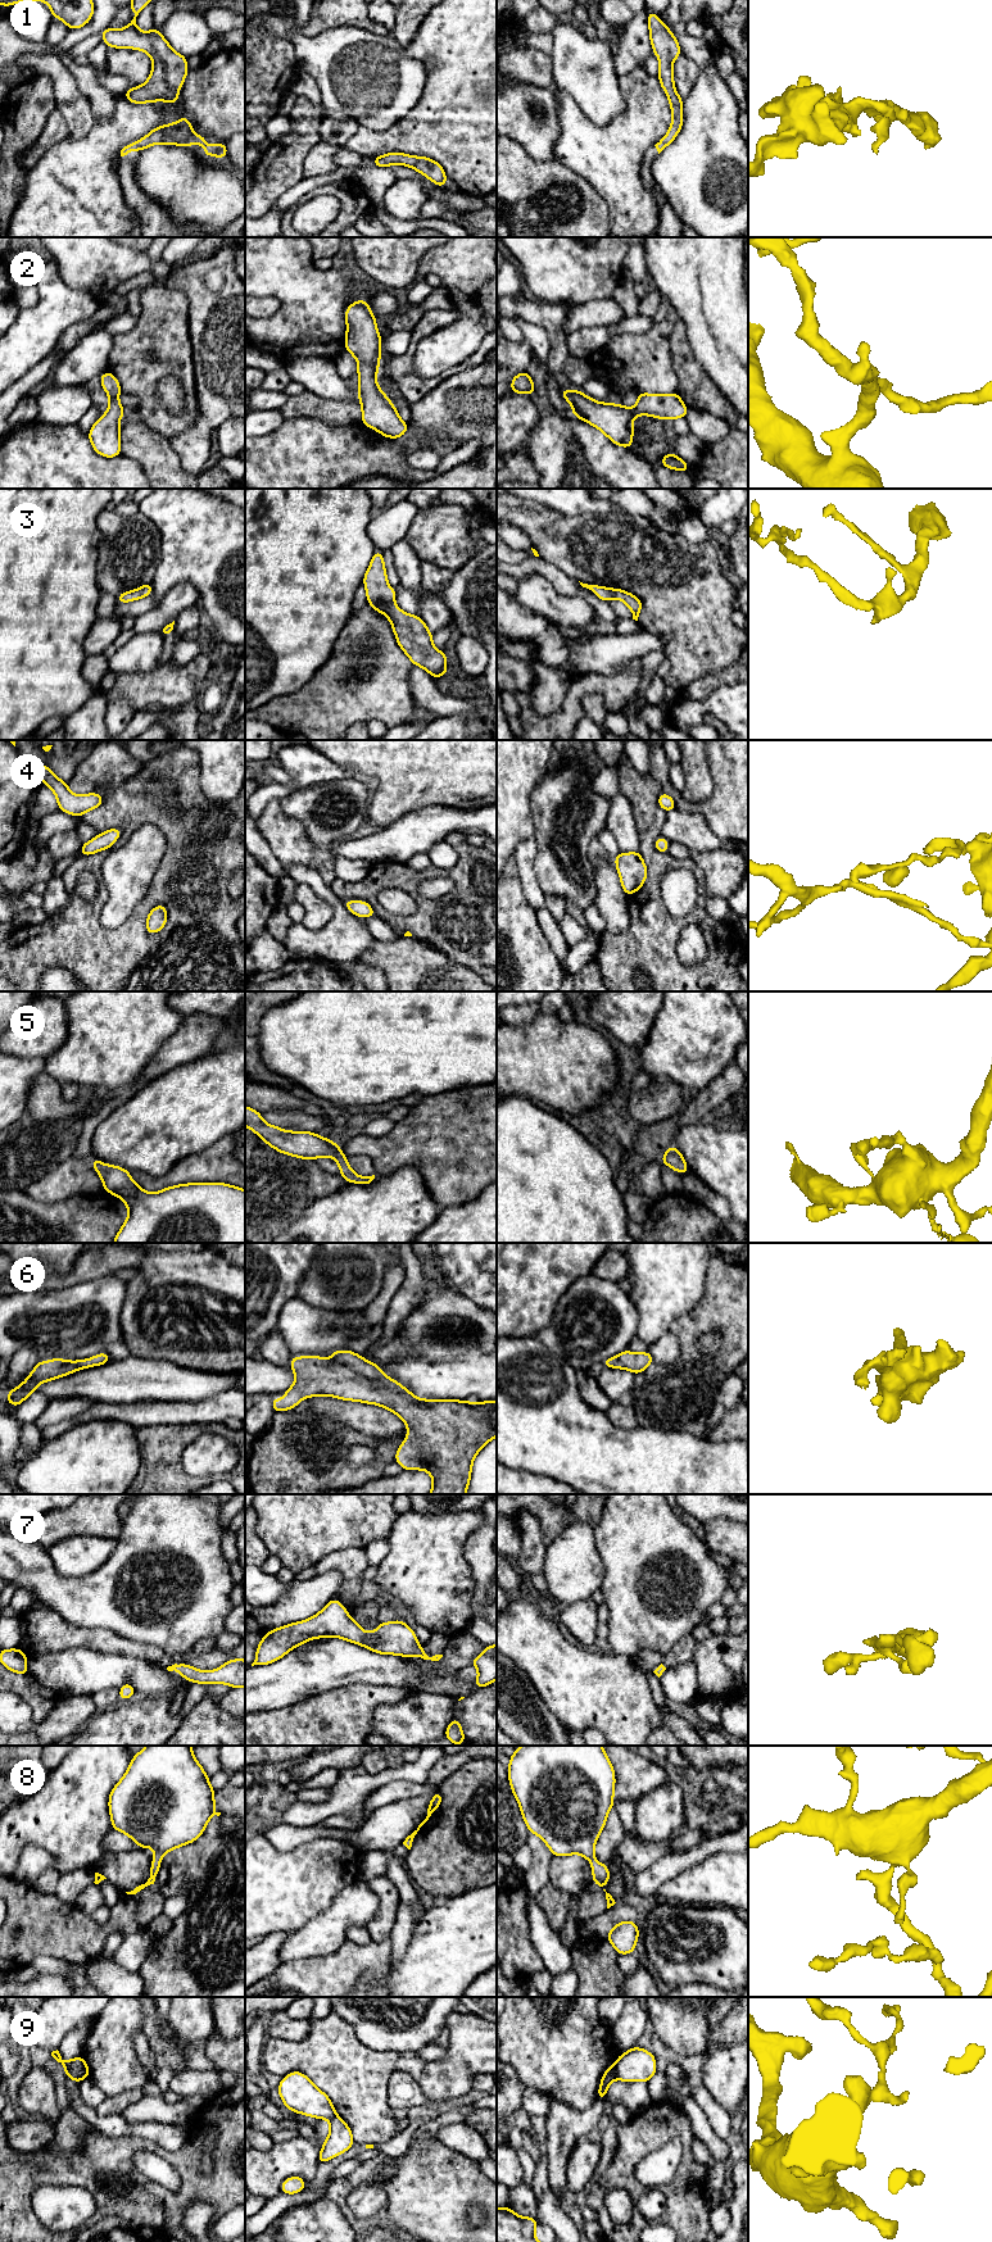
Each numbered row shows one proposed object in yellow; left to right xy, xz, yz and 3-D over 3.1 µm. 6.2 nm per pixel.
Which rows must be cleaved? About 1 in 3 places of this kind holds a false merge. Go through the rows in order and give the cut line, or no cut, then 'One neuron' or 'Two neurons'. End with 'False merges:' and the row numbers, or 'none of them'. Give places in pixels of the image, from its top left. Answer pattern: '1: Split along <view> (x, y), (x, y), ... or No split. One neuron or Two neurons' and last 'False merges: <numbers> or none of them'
1: No split. One neuron
2: No split. One neuron
3: No split. One neuron
4: No split. One neuron
5: No split. One neuron
6: No split. One neuron
7: No split. One neuron
8: No split. One neuron
9: Split along yz (615, 2063), (617, 2077). Two neurons
False merges: 9

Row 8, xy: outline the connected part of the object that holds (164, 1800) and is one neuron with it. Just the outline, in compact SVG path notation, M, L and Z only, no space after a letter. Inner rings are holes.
M146 1746L132 1761L109 1794L109 1814L114 1830L127 1834L141 1850L151 1846L154 1856L145 1884L127 1894L136 1894L154 1884L164 1853L196 1841L216 1814L216 1791L201 1765L194 1758L191 1746Z

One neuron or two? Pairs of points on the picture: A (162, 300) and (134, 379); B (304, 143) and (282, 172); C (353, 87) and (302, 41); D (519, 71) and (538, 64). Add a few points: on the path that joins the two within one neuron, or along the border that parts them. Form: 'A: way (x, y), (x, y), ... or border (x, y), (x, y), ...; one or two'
A: way (161, 320), (158, 335), (140, 352), (139, 359); one
B: way (297, 150), (282, 164); one
C: way (339, 85), (322, 68), (322, 63), (315, 55); one
D: way (524, 66), (533, 66); one

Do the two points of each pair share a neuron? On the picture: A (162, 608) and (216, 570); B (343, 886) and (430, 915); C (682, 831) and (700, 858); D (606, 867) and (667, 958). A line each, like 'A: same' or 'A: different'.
A: different
B: same
C: different
D: different

